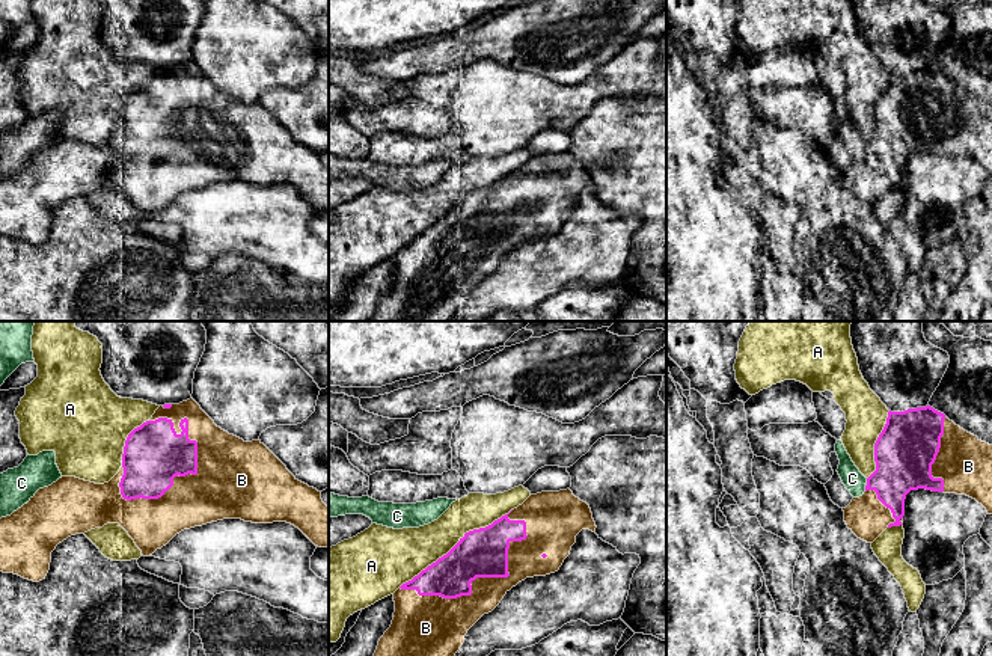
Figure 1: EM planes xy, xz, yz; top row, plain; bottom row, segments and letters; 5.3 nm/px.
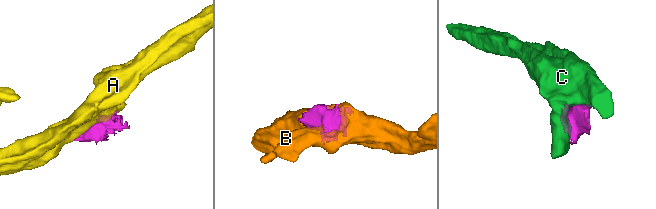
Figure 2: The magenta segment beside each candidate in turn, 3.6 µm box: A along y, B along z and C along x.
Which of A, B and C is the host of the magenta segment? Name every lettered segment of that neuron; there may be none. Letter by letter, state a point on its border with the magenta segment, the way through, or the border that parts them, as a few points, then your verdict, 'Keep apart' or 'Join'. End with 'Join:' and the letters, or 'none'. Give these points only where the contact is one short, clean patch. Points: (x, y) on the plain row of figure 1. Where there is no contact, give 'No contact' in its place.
A: Touches magenta at xz (456, 207). Keep apart
B: Touches magenta at xy (186, 136). Join
C: Touches magenta at yz (866, 151). Keep apart
Join: B

